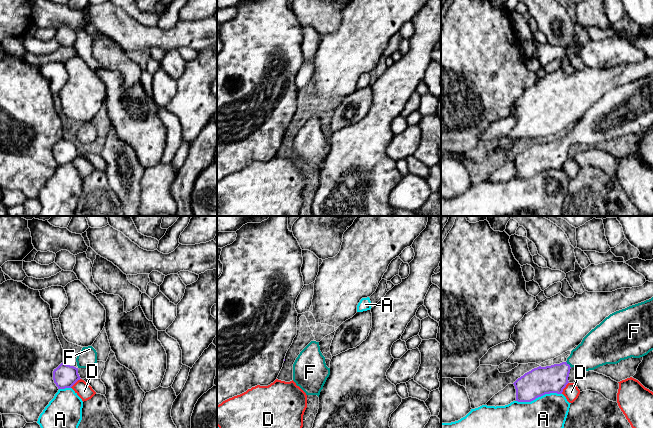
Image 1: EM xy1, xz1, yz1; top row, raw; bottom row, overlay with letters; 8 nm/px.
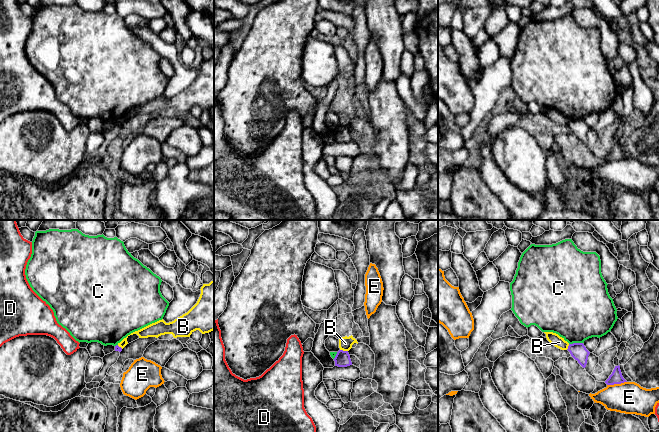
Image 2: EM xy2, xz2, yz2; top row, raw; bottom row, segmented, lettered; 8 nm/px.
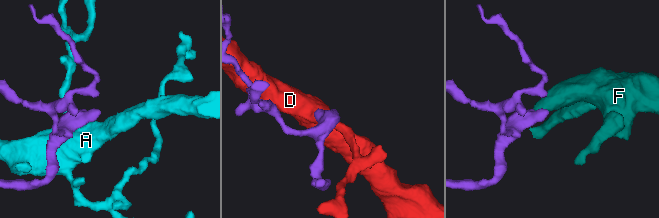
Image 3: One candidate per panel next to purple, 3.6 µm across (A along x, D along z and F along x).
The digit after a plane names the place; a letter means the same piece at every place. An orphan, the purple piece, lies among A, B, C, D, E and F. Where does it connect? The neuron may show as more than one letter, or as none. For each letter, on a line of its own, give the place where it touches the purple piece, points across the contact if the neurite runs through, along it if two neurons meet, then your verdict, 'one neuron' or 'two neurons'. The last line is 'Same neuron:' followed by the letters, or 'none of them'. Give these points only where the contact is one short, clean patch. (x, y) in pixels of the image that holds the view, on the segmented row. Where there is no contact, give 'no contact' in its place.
A: contact yz1 (538, 396); two neurons
B: contact xz2 (344, 351); border xz2 (340, 349), (347, 351); two neurons
C: contact yz2 (575, 343); border yz2 (582, 342), (569, 344); two neurons
D: contact yz1 (564, 387); two neurons
E: contact yz2 (616, 383); two neurons
F: contact yz1 (568, 364); one neuron
Same neuron: F

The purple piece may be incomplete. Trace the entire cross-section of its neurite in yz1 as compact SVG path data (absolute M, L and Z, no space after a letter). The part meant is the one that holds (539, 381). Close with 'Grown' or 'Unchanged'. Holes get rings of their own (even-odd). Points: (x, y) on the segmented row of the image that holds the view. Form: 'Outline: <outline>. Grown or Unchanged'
Outline: M567 362L546 367L537 367L525 373L513 384L516 389L516 401L531 402L545 394L562 394L569 383L570 365Z. Unchanged

